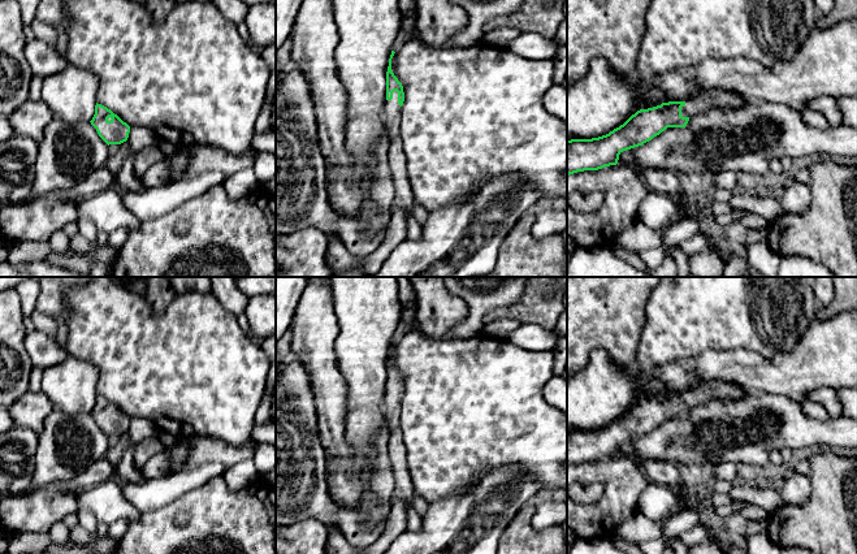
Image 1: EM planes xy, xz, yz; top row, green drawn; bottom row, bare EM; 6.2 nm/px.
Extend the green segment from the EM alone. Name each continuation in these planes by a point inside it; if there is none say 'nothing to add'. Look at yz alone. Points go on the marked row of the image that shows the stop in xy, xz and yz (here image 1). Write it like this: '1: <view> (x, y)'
1: yz (695, 105)

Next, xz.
1: xz (403, 198)

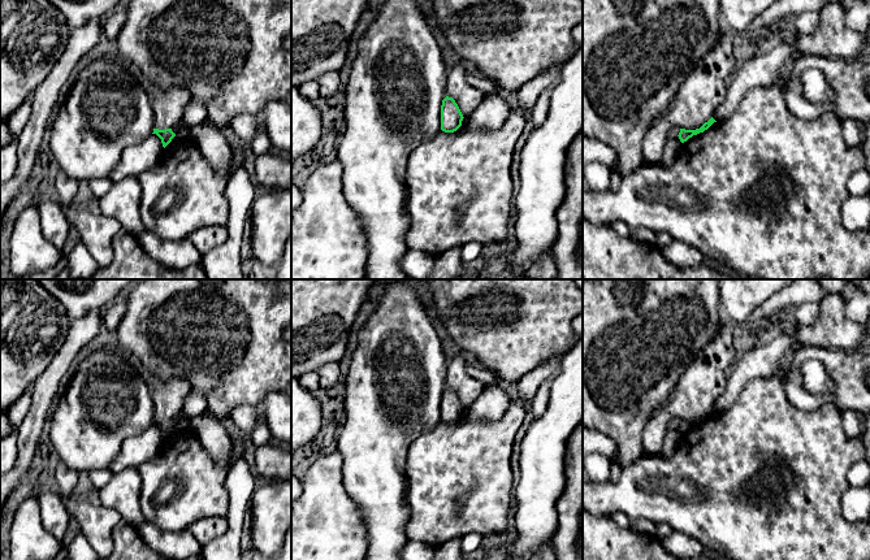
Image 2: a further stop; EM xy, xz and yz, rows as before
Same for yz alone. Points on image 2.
nothing to add

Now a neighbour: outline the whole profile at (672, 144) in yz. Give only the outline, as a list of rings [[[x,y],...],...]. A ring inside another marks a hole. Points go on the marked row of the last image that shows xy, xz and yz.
[[[671,136],[666,140],[659,165],[668,168],[674,164],[676,159],[676,153],[680,148],[680,139],[679,136]]]

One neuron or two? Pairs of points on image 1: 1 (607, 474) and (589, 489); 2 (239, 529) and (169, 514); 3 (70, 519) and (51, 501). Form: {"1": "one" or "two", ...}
{"1": "two", "2": "one", "3": "two"}

